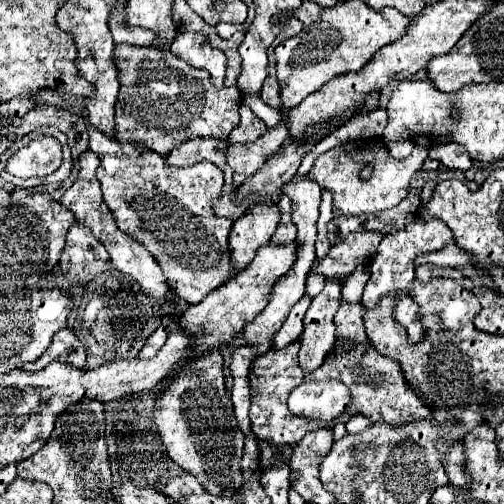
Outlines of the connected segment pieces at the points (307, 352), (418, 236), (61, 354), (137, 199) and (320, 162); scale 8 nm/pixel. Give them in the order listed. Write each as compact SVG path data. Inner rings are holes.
M327 279L325 289L311 301L311 307L303 321L303 345L299 351L299 367L307 373L321 367L325 361L325 353L329 353L335 345L333 315L339 307L339 301L341 293L337 279Z
M431 219L431 221L411 221L407 229L387 235L383 237L383 241L379 243L379 249L371 261L371 279L367 281L365 293L363 293L363 305L371 307L375 305L381 297L385 297L385 293L397 293L397 305L393 309L393 317L397 323L401 323L409 335L411 343L419 343L425 337L425 327L421 325L419 319L419 305L413 301L411 297L411 283L415 281L415 257L417 255L425 255L431 251L441 251L445 249L449 243L453 243L453 233L449 227L445 227L443 221Z
M61 329L59 333L55 333L47 351L39 359L27 363L23 369L25 371L39 371L53 361L61 361L61 363L67 363L73 367L85 367L85 361L87 361L85 347L75 337L75 333L71 333L69 329Z
M89 127L89 149L101 161L101 165L97 167L97 179L101 183L105 205L109 207L117 227L135 241L139 241L141 245L145 245L145 249L159 263L165 279L169 281L177 297L185 299L187 303L197 303L231 277L233 269L227 237L233 221L213 215L213 201L219 199L223 187L223 171L217 165L201 161L185 169L173 169L167 167L165 157L159 157L155 151L141 149L133 143L121 145L115 139L105 137L95 127Z
M381 137L359 139L359 143L343 143L325 153L325 157L317 157L311 167L311 177L333 195L333 213L339 215L363 215L363 213L379 213L383 209L399 205L407 197L409 179L417 169L421 169L427 159L427 147L415 145L415 153L405 161L397 161L389 155ZM365 165L373 167L373 181L363 181L359 177Z

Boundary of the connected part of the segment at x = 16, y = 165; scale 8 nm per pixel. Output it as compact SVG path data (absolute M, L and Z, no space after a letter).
M37 137L19 149L7 163L7 171L15 177L45 177L61 165L61 145L53 137Z

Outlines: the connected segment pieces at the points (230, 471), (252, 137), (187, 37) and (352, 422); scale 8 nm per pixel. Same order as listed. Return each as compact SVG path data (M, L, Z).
M213 351L189 361L183 367L181 377L177 375L169 389L157 395L155 401L155 423L171 461L185 473L197 477L207 493L225 495L241 489L245 483L241 473L245 435L239 429L233 403L225 389L223 355Z
M247 105L239 107L239 115L241 115L241 123L239 123L239 127L235 127L231 131L229 143L251 143L251 141L257 141L267 129L265 123Z
M193 31L177 33L175 41L171 43L171 53L191 67L209 71L213 87L223 87L227 69L225 53L221 53L219 49L211 49L211 45L205 41L203 35Z
M355 415L345 423L347 433L363 433L369 425L371 425L371 421L367 417L363 417L363 415Z

